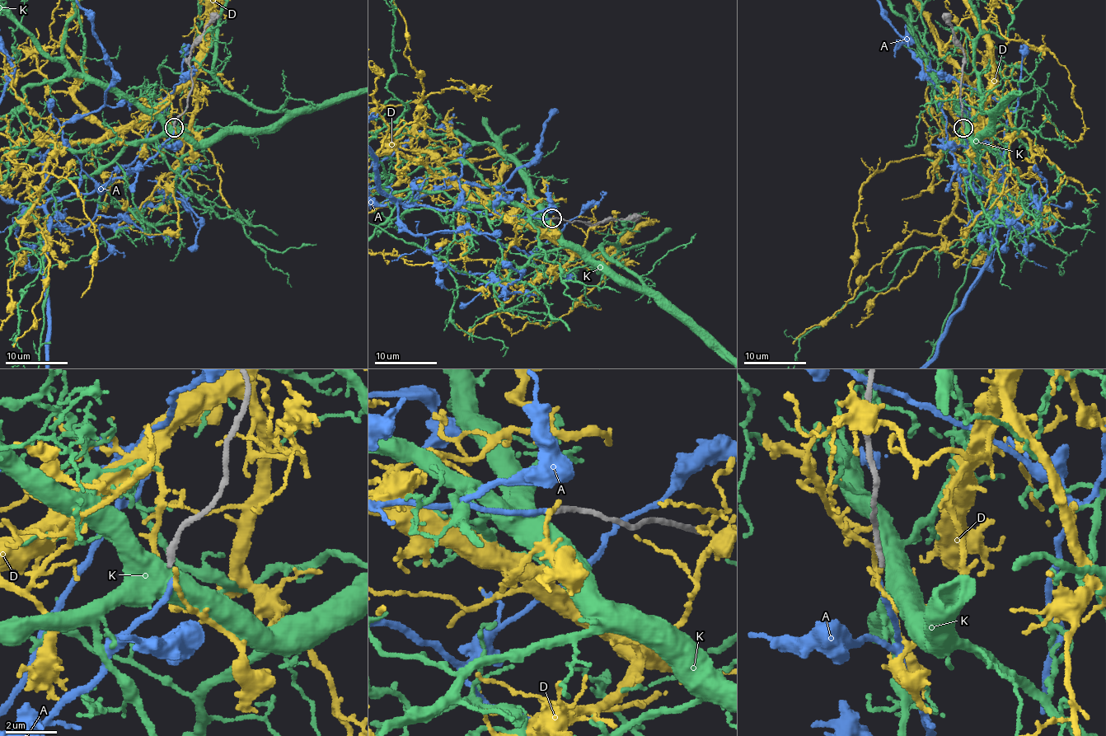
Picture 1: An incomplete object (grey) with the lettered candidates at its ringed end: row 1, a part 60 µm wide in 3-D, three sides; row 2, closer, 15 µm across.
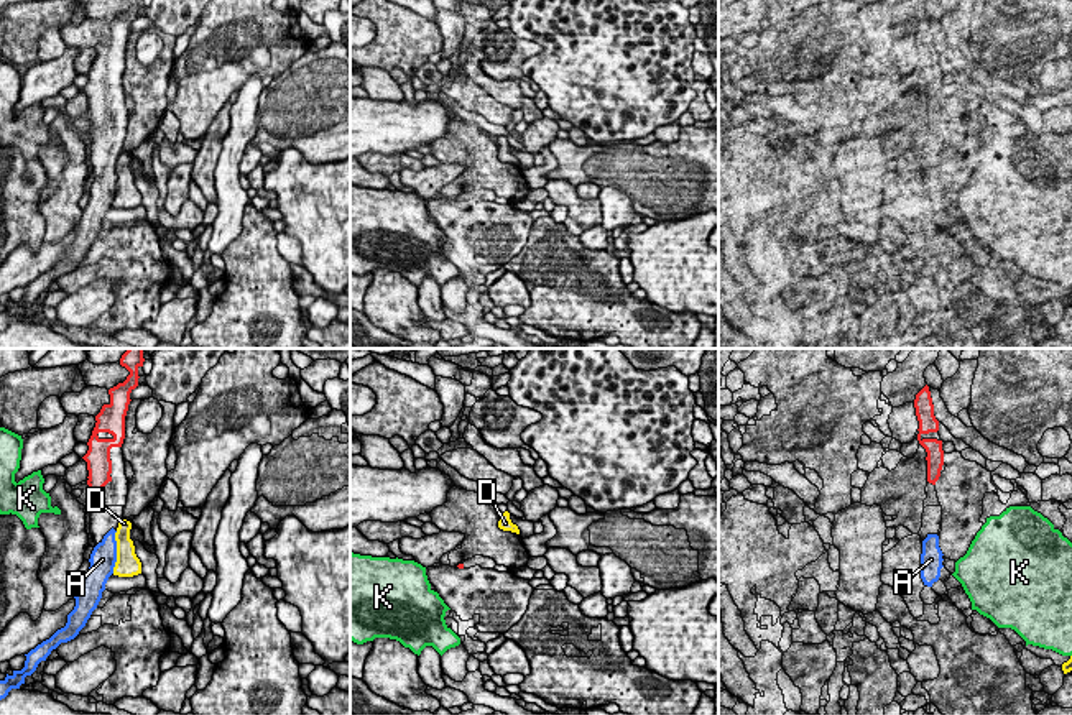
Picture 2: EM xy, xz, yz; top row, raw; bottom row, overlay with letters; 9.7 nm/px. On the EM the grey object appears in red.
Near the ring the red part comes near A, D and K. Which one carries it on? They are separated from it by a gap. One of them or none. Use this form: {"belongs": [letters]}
{"belongs": ["A"]}

